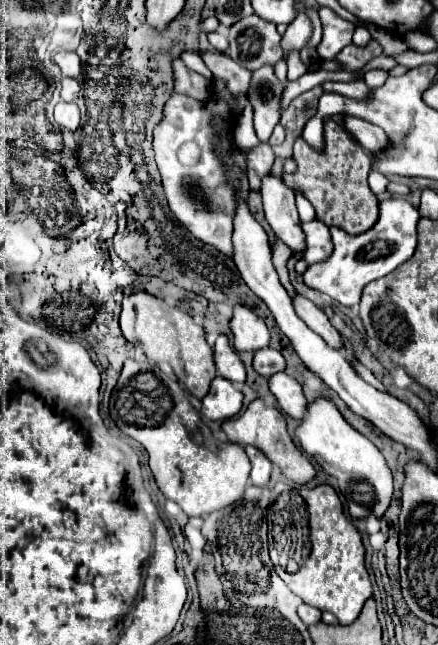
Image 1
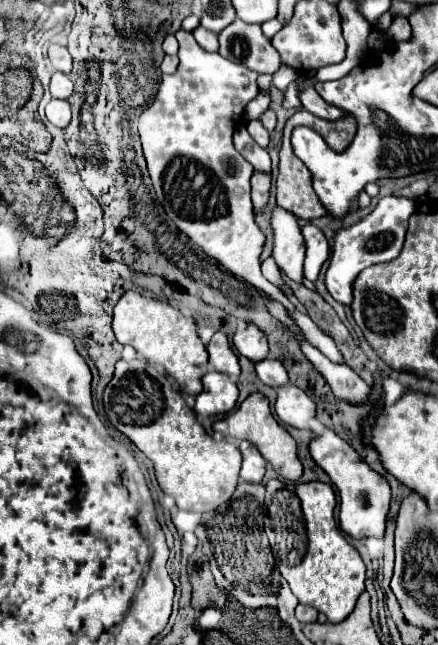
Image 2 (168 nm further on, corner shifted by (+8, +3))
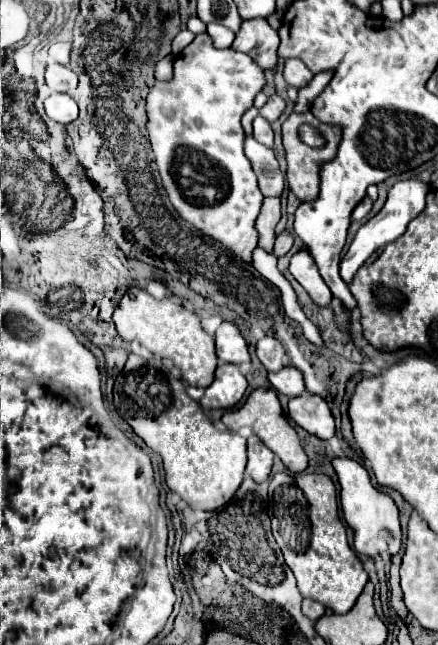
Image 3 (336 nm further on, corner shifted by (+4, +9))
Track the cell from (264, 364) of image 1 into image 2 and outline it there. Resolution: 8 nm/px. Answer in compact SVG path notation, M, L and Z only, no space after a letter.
M265 359L265 361L257 363L257 365L255 365L255 371L257 371L259 379L261 379L265 385L273 387L273 389L289 383L287 371L285 371L285 367L281 365L281 361L277 361L277 359Z

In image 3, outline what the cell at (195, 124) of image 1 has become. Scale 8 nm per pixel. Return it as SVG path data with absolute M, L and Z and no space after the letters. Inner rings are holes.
M207 33L195 35L195 39L181 51L173 63L173 79L157 81L147 95L147 133L149 143L155 153L155 163L161 175L163 189L175 211L199 229L203 235L221 243L245 265L253 265L251 251L257 247L259 233L255 229L255 219L261 209L261 191L253 165L243 153L243 127L241 115L253 105L257 91L265 85L263 69L259 69L249 55L235 49L217 49ZM193 155L207 157L209 163L193 163Z

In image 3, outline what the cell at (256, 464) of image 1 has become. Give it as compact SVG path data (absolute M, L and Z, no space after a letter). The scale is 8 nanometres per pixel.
M249 435L247 439L247 459L247 475L251 475L257 483L267 481L273 465L273 453L257 435Z

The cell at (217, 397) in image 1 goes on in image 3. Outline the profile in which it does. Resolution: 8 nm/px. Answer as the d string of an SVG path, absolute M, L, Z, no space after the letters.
M219 365L215 371L215 381L205 389L199 401L205 409L231 409L235 407L247 389L247 379L237 365Z

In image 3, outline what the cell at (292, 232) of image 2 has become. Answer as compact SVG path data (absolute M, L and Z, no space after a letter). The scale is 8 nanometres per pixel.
M299 249L291 257L289 273L305 287L305 291L311 295L311 299L317 305L329 305L331 303L331 291L329 291L329 287L325 287L321 275L317 275L317 267L313 263L313 257L305 249Z

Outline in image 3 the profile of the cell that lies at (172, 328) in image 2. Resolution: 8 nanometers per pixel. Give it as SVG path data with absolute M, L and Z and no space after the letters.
M131 287L113 313L113 321L123 341L139 341L151 353L171 359L181 371L181 379L193 387L209 387L217 367L215 341L199 323L199 317L171 299L155 299L143 289Z

